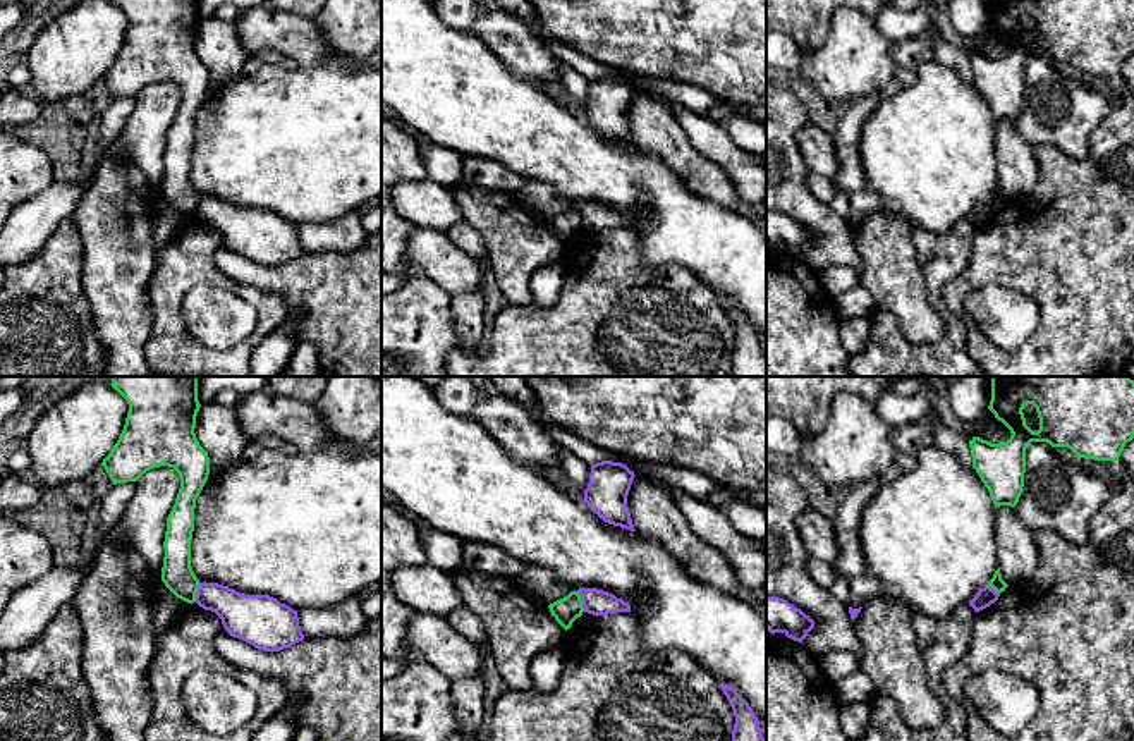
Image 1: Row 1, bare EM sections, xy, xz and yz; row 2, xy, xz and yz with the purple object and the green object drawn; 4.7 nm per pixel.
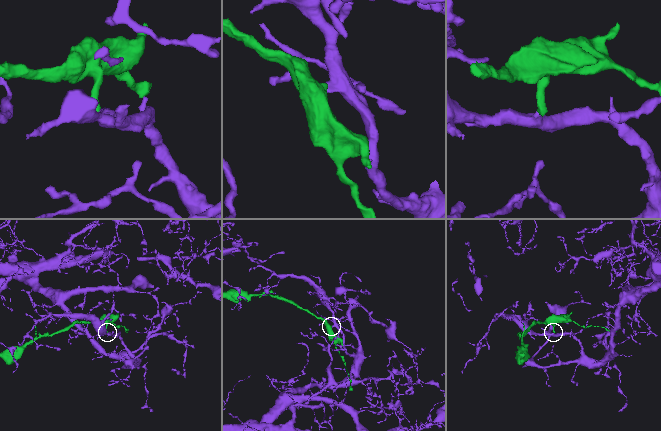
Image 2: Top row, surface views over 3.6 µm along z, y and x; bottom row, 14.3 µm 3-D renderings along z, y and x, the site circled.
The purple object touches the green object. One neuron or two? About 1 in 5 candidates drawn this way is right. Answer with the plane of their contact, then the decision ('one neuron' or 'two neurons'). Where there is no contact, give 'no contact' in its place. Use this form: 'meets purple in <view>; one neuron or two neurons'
meets purple in xz; two neurons

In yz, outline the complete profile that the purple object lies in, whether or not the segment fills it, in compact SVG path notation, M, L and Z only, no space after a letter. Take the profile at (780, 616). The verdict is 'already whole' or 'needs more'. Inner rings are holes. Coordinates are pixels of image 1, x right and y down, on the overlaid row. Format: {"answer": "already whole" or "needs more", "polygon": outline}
{"answer": "already whole", "polygon": "M766 597L766 629L802 643L814 621L783 598Z"}

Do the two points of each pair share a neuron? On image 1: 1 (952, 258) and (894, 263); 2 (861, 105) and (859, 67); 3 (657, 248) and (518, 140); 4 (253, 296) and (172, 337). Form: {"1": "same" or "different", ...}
{"1": "different", "2": "different", "3": "same", "4": "same"}

